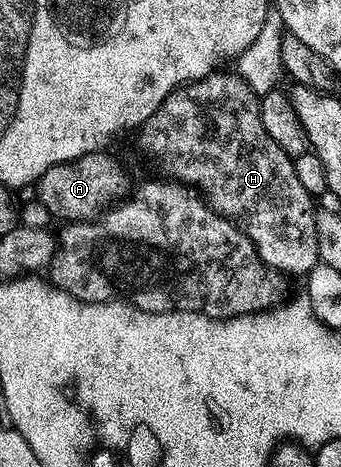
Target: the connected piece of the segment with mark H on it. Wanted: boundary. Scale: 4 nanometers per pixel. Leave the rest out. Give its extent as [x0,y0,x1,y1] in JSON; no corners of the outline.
[136,72,319,275]

